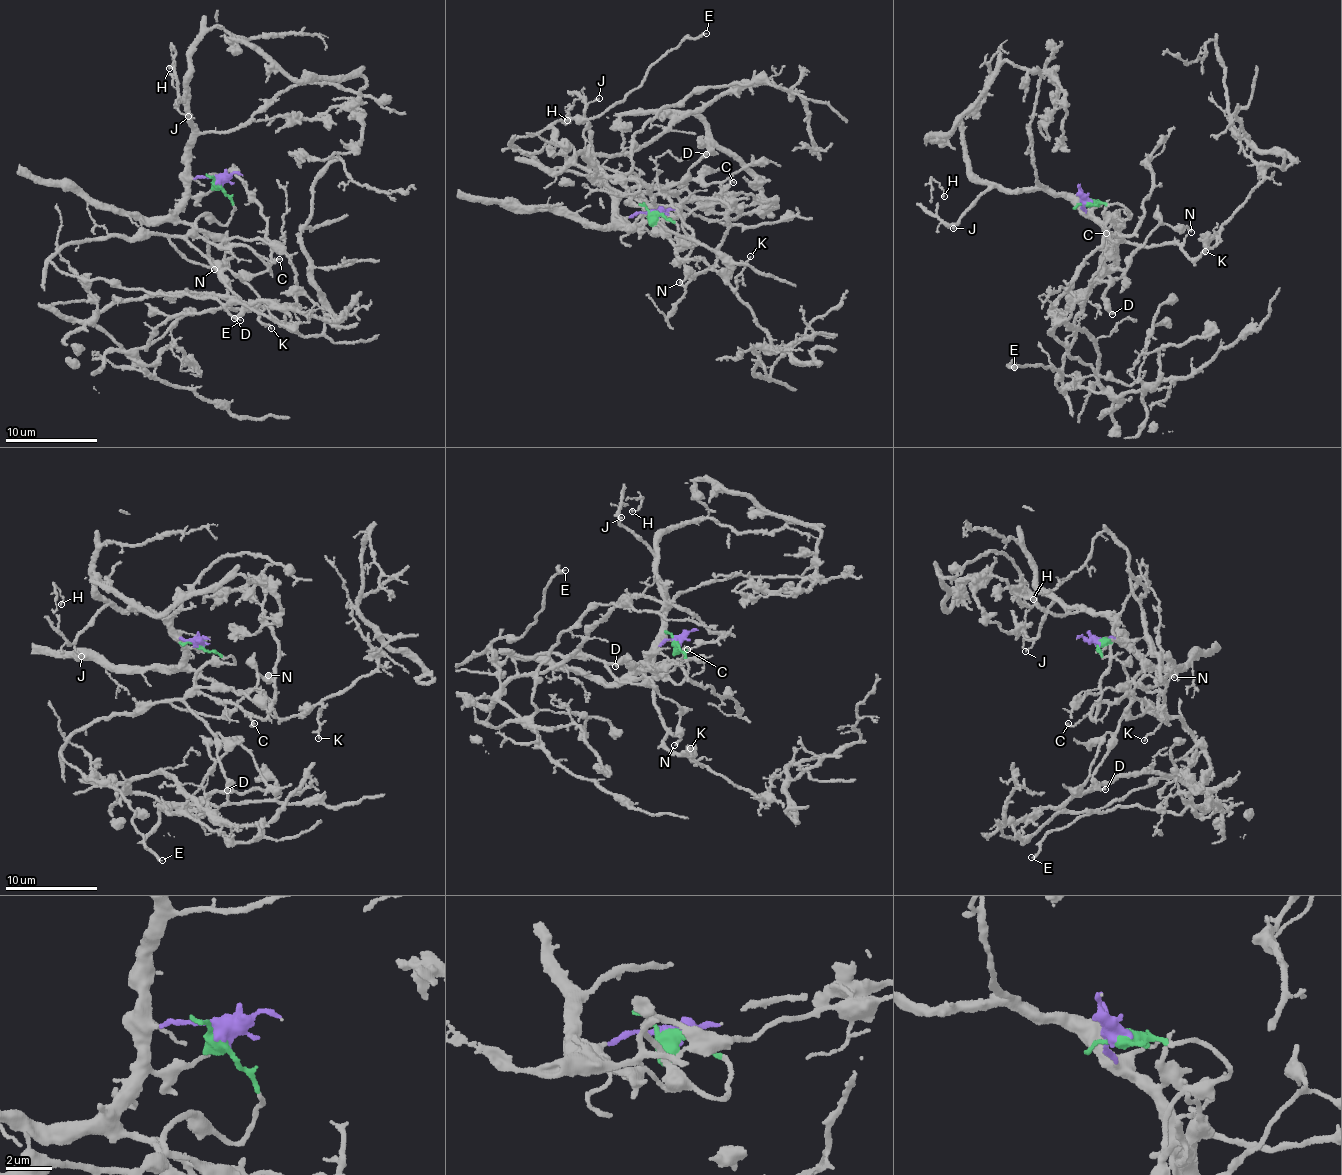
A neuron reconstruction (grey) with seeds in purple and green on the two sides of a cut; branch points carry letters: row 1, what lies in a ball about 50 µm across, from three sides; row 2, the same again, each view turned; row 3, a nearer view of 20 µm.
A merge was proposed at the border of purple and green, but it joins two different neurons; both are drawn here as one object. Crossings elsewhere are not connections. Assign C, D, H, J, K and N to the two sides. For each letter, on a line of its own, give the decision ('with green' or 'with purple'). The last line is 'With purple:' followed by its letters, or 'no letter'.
C: with purple
D: with green
H: with purple
J: with purple
K: with purple
N: with green
With purple: C, H, J, K

